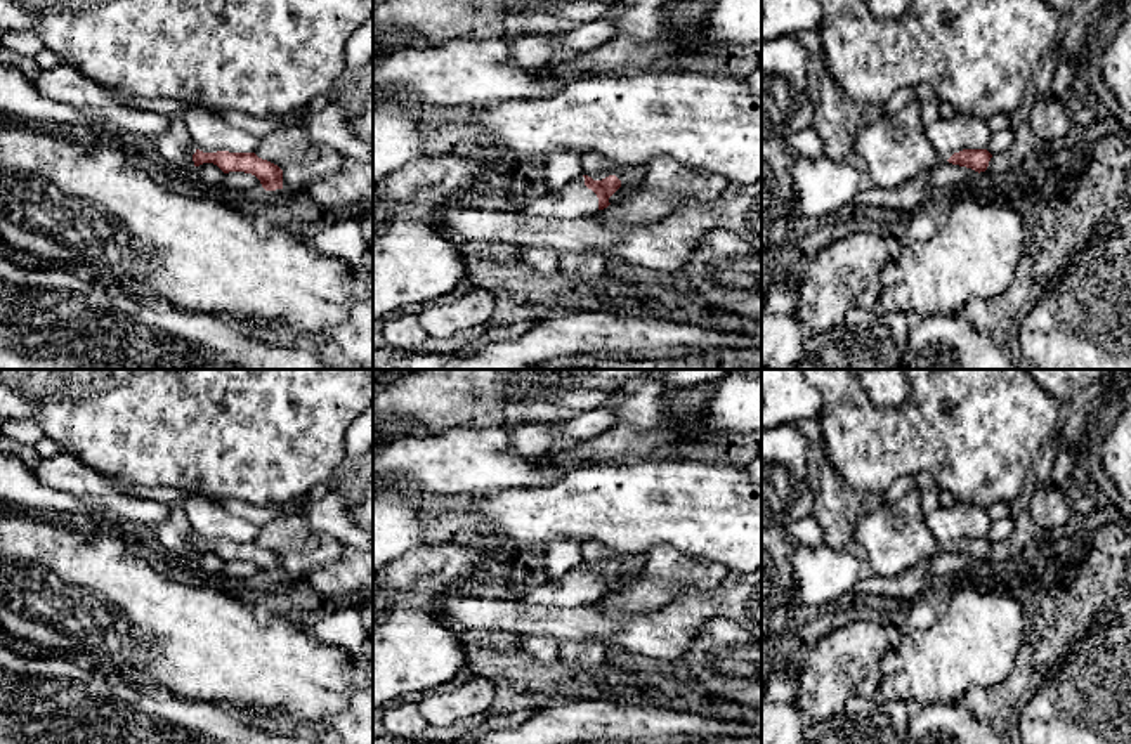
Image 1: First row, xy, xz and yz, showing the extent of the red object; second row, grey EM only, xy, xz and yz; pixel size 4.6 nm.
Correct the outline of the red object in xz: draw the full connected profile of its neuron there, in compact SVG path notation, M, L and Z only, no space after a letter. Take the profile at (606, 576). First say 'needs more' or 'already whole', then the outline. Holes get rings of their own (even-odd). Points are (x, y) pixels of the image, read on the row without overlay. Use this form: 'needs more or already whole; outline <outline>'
needs more; outline M581 564L559 579L548 579L536 588L529 588L527 593L515 602L527 607L585 605L607 597L611 593L609 586L619 576L621 569L616 564L609 564L602 569Z

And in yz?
already whole; outline M963 538L954 541L947 550L980 562L987 558L990 546L992 543L987 538Z

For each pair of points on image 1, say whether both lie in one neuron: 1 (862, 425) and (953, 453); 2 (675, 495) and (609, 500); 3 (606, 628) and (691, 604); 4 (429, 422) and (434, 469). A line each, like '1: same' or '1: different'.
1: same
2: same
3: same
4: different

